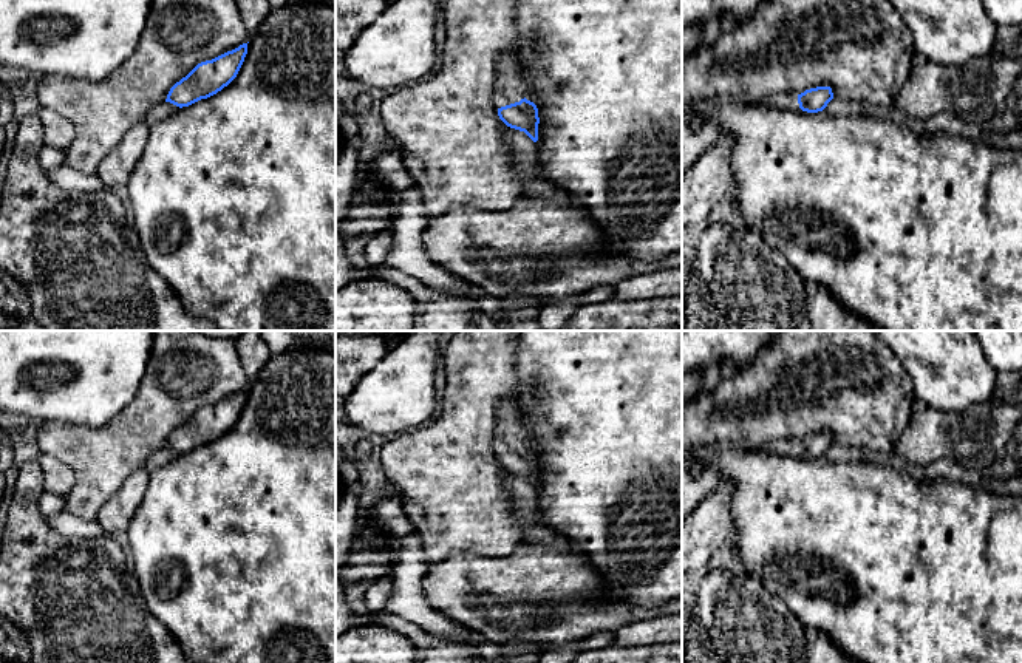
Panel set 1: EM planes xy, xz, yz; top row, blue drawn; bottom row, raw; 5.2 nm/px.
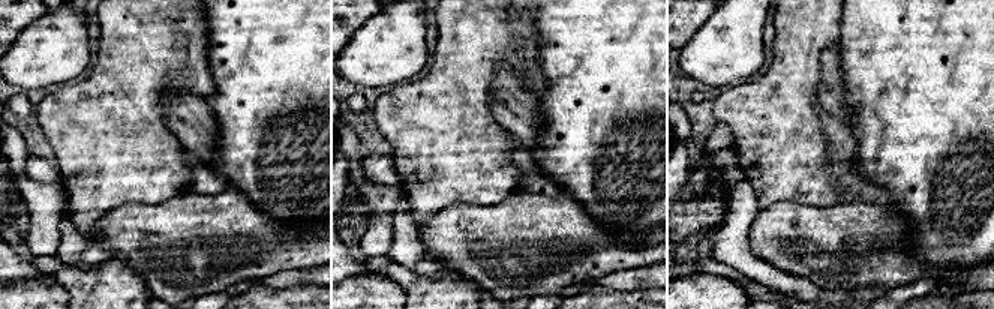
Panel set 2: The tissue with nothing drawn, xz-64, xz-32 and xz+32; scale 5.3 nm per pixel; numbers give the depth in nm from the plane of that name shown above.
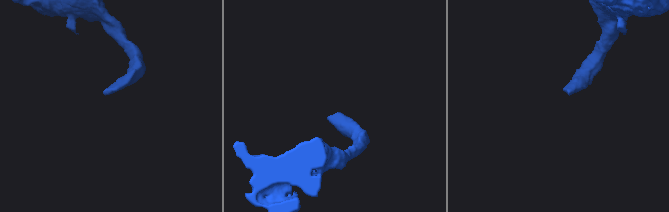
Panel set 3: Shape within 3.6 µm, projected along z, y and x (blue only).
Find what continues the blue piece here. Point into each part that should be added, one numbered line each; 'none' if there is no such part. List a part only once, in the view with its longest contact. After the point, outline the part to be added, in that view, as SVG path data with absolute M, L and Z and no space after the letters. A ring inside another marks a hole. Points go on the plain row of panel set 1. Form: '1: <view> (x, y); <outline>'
1: xz (509, 435); M502 400L496 408L498 423L493 436L493 450L496 454L520 448L529 439L516 402Z

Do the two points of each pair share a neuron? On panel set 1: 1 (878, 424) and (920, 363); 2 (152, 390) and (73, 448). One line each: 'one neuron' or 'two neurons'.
1: two neurons
2: one neuron

